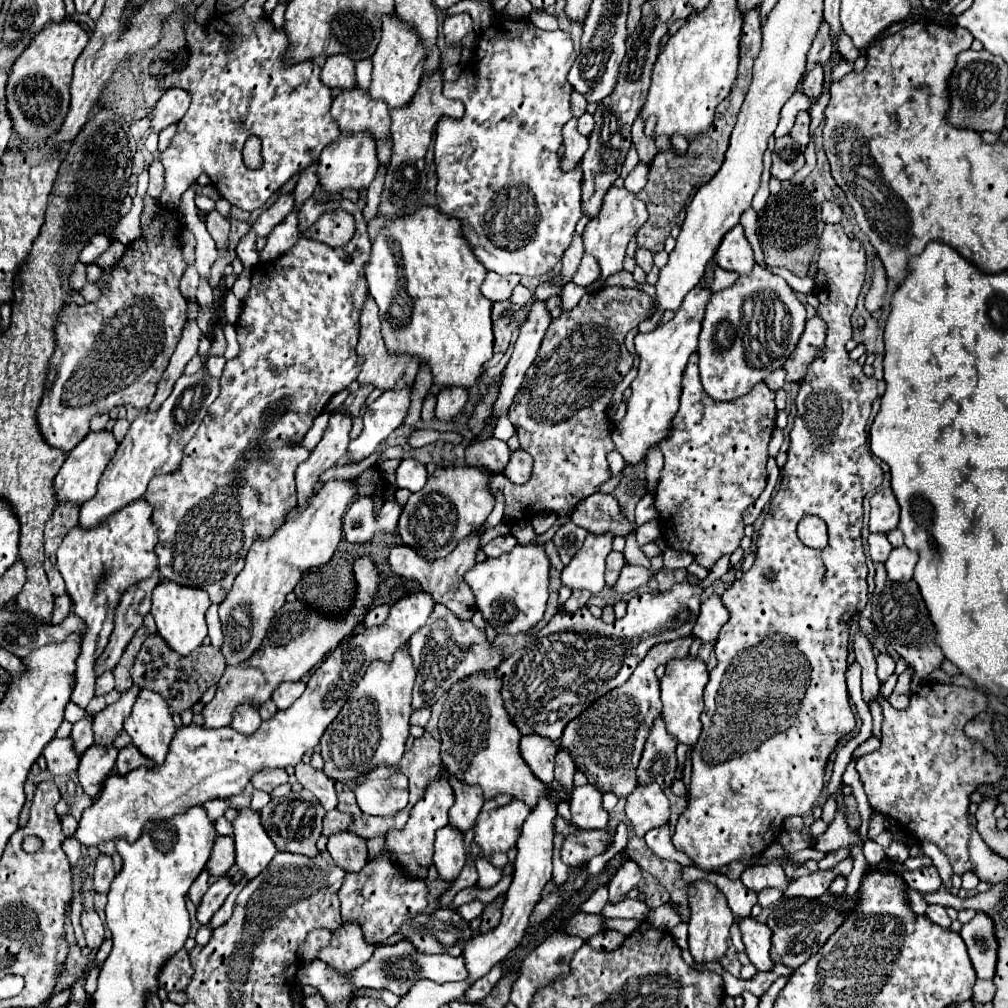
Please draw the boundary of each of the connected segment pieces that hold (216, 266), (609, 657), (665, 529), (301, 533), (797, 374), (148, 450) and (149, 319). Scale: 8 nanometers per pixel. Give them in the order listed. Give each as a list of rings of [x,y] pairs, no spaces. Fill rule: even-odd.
[[[219,253],[219,259],[217,259],[217,261],[213,263],[213,267],[211,267],[211,279],[209,279],[209,283],[211,283],[213,289],[219,285],[221,277],[223,277],[223,269],[225,269],[225,265],[229,265],[229,263],[231,263],[231,257],[227,257],[227,253]]]
[[[689,581],[675,583],[667,591],[657,591],[655,593],[641,593],[629,599],[627,603],[627,615],[623,619],[617,619],[613,623],[603,623],[601,619],[593,617],[587,607],[579,609],[575,615],[567,615],[559,611],[523,649],[515,651],[509,659],[505,659],[495,675],[503,681],[501,687],[501,697],[503,705],[515,723],[515,727],[521,731],[521,735],[541,735],[545,739],[557,741],[563,733],[563,725],[577,717],[587,705],[591,705],[597,697],[603,693],[623,685],[631,673],[635,671],[637,663],[647,655],[647,649],[651,649],[657,643],[671,641],[677,637],[685,637],[691,633],[697,615],[699,615],[699,605],[701,605],[701,595],[703,595],[701,585],[693,585]],[[573,687],[583,687],[583,695],[575,691]]]
[[[697,353],[685,367],[679,411],[671,421],[669,437],[659,443],[665,467],[655,491],[655,507],[667,547],[693,555],[705,569],[739,549],[745,537],[743,515],[765,489],[767,447],[777,413],[773,399],[775,391],[759,383],[739,401],[717,403],[701,387]]]
[[[327,481],[323,489],[317,491],[311,505],[303,513],[299,513],[299,517],[287,521],[267,541],[257,541],[257,545],[251,547],[243,571],[235,577],[233,589],[219,605],[219,617],[225,637],[221,653],[229,667],[241,665],[261,649],[271,619],[275,617],[277,609],[285,605],[285,597],[295,589],[301,573],[309,567],[323,565],[333,557],[343,537],[341,519],[353,497],[355,485],[351,481]]]
[[[811,317],[805,325],[805,331],[799,339],[799,345],[795,347],[795,353],[791,353],[789,361],[785,361],[787,369],[787,381],[801,381],[807,373],[807,367],[823,353],[823,345],[827,339],[827,323],[821,321],[821,317]]]
[[[197,371],[195,375],[179,377],[171,395],[161,405],[157,413],[141,413],[129,427],[125,439],[117,447],[115,457],[107,465],[97,495],[81,505],[79,511],[79,525],[83,529],[99,527],[105,519],[109,519],[113,513],[121,511],[129,503],[143,499],[149,481],[155,475],[167,475],[179,469],[183,459],[183,449],[195,435],[199,423],[203,421],[207,407],[215,401],[217,395],[217,379],[213,379],[209,373]]]
[[[161,209],[151,229],[143,229],[139,241],[133,241],[111,271],[103,273],[103,279],[109,285],[103,297],[83,307],[77,307],[75,303],[63,307],[59,325],[55,327],[57,349],[51,359],[51,377],[47,381],[43,405],[39,407],[39,425],[47,443],[71,451],[89,433],[93,415],[109,413],[119,405],[147,409],[153,401],[157,383],[169,365],[183,331],[183,295],[179,291],[179,281],[187,265],[183,261],[177,227],[181,227],[179,217],[173,211]]]

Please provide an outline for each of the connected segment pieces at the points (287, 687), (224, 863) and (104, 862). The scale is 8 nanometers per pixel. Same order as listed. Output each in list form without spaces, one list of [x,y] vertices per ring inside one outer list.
[[[303,681],[283,683],[283,685],[279,685],[279,689],[275,689],[273,703],[277,705],[277,709],[287,709],[301,697],[303,691],[305,691],[305,683]]]
[[[217,837],[213,845],[207,869],[211,875],[225,875],[235,861],[235,841],[233,837]]]
[[[99,855],[95,861],[95,873],[93,873],[93,885],[97,893],[107,893],[113,879],[117,877],[117,871],[113,869],[113,861],[107,855]]]

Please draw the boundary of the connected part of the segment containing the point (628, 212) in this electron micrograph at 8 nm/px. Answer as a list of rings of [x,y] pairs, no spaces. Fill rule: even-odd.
[[[611,187],[603,199],[603,207],[597,213],[597,217],[593,217],[585,231],[583,231],[583,243],[585,243],[585,253],[593,255],[601,267],[601,275],[595,283],[591,283],[591,287],[587,287],[587,293],[597,293],[599,289],[603,289],[603,283],[619,273],[623,269],[623,259],[625,259],[625,249],[629,245],[629,241],[633,239],[633,235],[639,231],[639,227],[647,221],[647,209],[645,203],[639,201],[633,193],[629,193],[627,189],[617,189]]]

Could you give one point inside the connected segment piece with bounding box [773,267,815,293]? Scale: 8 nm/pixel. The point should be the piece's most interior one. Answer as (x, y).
(802, 285)

